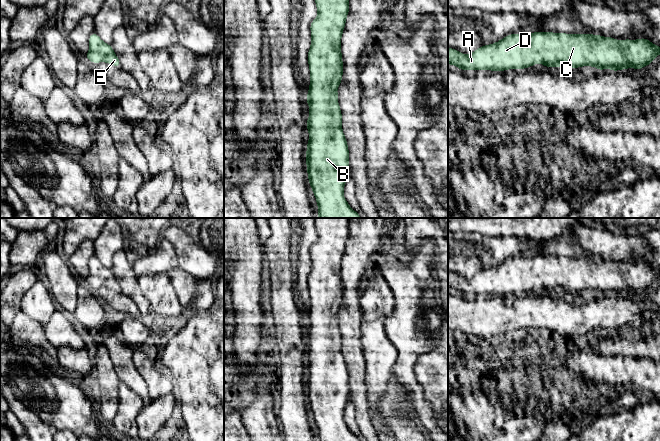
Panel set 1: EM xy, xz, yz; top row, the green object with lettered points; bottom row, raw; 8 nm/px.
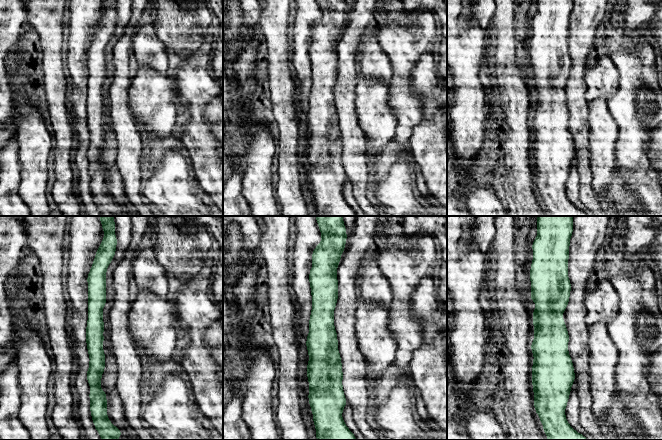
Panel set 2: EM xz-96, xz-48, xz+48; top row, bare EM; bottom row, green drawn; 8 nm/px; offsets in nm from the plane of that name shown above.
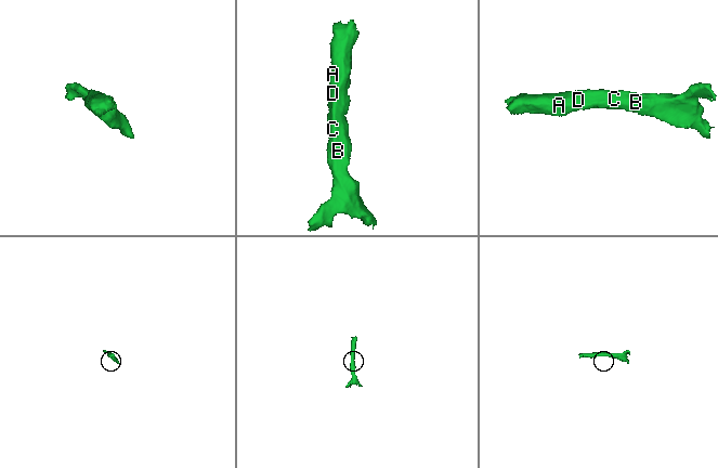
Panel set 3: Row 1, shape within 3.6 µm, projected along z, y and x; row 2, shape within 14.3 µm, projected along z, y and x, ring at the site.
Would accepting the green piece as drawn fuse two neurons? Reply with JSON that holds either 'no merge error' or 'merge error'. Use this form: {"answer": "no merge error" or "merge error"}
{"answer": "no merge error"}

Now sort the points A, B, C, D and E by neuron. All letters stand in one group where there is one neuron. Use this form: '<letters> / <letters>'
A B C D E

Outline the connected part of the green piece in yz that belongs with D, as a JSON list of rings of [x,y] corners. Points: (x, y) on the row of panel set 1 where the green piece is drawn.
[[[532,32],[507,35],[498,42],[481,46],[469,55],[448,47],[448,64],[457,66],[459,71],[517,70],[531,67],[536,63],[541,63],[549,68],[592,66],[600,71],[605,68],[609,68],[611,71],[618,71],[628,68],[643,69],[645,66],[650,65],[657,55],[660,55],[660,47],[646,38],[619,41],[612,37],[594,34]]]

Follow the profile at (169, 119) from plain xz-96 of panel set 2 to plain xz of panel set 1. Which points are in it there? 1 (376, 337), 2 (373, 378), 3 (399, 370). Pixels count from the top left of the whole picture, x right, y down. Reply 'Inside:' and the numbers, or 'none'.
Inside: 1, 2

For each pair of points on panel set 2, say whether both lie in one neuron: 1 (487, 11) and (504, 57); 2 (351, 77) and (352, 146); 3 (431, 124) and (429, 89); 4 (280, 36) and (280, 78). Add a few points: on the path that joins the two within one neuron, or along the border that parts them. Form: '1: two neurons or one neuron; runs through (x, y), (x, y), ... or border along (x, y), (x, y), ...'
1: two neurons; border along (495, 10), (489, 22)
2: one neuron; runs through (347, 94), (347, 121), (350, 129)
3: one neuron; runs through (431, 115), (431, 98)
4: one neuron; runs through (280, 46), (280, 68)

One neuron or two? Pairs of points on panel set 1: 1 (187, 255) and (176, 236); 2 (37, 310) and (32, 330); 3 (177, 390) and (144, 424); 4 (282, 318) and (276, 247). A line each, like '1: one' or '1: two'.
1: one
2: two
3: one
4: one

